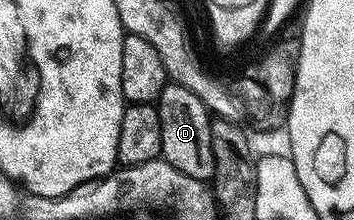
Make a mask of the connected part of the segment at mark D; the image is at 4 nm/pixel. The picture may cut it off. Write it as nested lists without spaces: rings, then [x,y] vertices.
[[[169,83],[165,85],[159,101],[155,102],[158,119],[162,123],[162,147],[160,157],[169,161],[178,171],[199,181],[208,181],[214,171],[212,150],[212,123],[208,109],[186,87]]]

